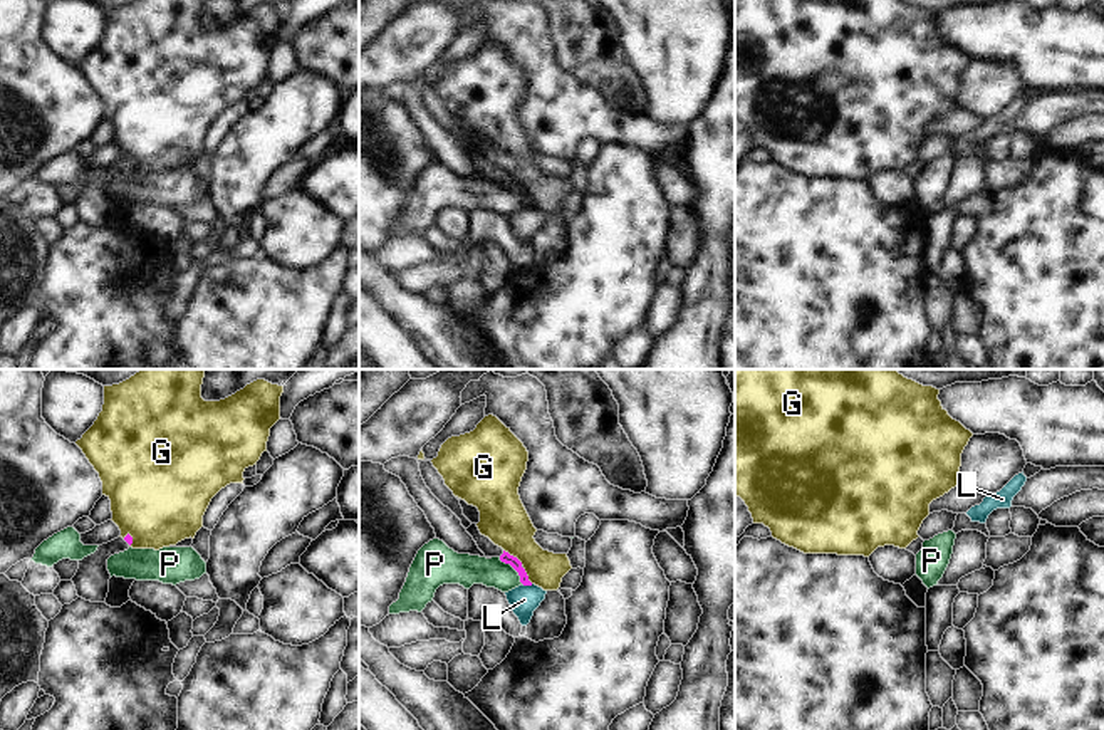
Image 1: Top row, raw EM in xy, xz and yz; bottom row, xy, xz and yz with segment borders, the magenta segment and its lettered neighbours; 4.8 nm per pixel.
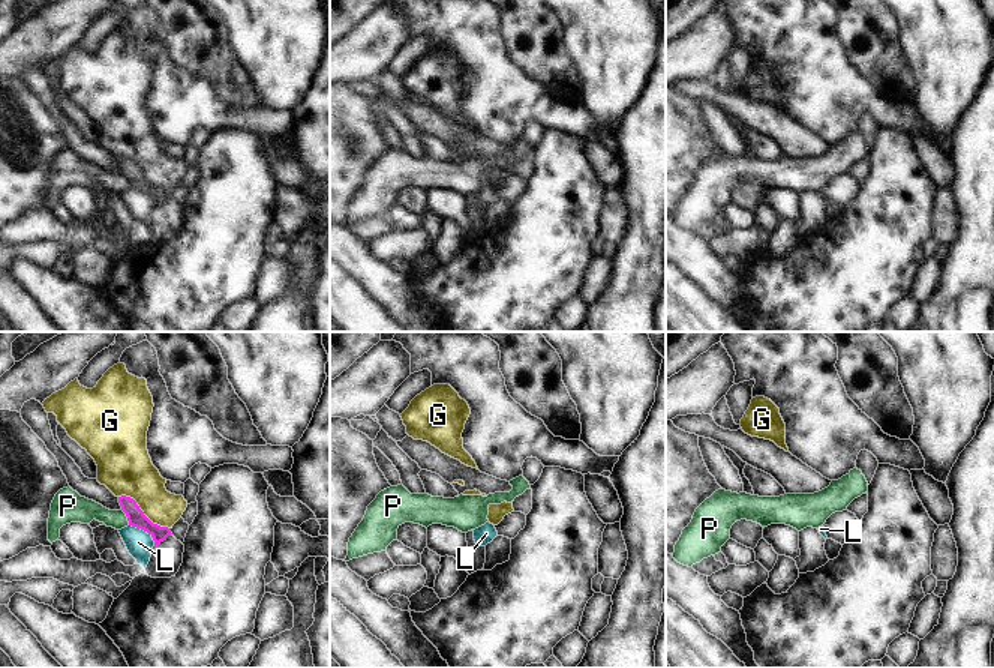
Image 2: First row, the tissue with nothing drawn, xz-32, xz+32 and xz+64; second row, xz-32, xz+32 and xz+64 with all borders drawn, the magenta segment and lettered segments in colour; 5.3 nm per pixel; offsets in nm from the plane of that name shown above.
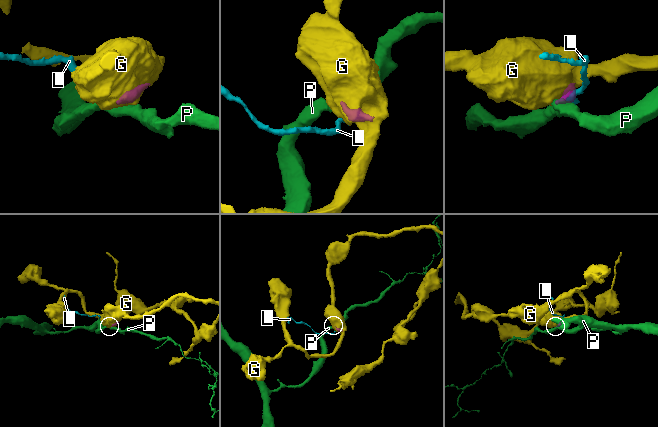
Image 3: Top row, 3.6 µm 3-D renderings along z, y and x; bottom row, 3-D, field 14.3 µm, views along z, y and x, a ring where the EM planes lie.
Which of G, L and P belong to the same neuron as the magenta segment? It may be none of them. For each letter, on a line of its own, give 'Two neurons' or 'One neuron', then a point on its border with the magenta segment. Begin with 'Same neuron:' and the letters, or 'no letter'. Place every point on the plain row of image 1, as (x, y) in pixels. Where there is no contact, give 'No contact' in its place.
Same neuron: no letter
G: Two neurons. Touches magenta at xz (512, 180)
L: Two neurons. Touches magenta at xz (527, 208)
P: Two neurons. Touches magenta at xz (514, 192).

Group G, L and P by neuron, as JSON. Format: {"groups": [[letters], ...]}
{"groups": [["G"], ["L", "P"]]}

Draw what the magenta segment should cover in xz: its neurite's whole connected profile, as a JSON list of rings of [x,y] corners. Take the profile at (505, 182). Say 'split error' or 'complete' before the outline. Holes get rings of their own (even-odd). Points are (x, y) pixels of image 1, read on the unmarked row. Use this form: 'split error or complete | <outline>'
split error | [[[471,148],[466,153],[466,156],[473,161],[485,181],[498,181],[502,186],[510,188],[518,196],[520,206],[523,210],[532,210],[525,193],[522,191],[522,186],[517,181],[505,176],[502,171],[495,169],[488,161],[482,159],[476,148]]]

